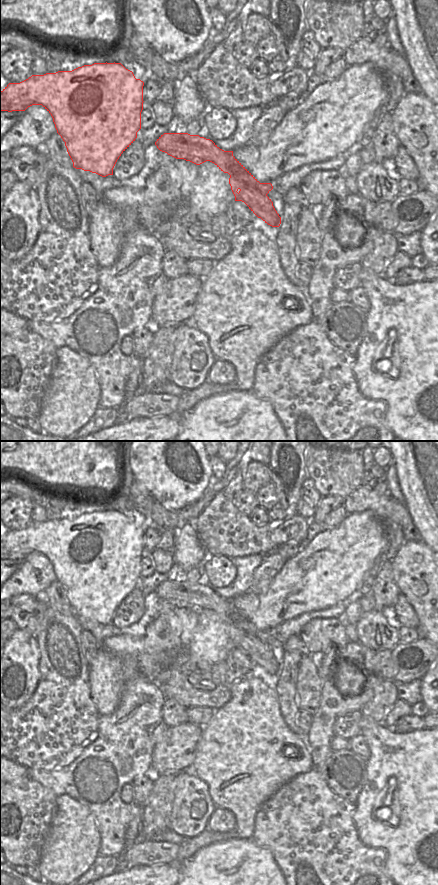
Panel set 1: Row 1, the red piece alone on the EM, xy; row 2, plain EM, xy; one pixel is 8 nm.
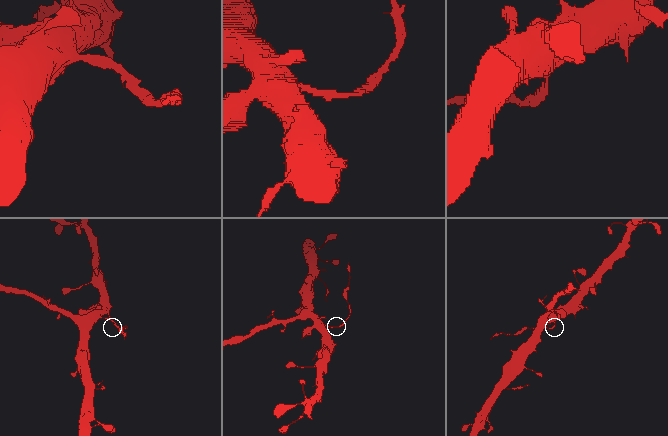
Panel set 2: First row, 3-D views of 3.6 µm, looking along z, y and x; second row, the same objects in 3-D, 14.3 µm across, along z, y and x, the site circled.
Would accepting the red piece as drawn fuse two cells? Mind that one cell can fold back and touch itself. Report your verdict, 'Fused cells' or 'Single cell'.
Fused cells.

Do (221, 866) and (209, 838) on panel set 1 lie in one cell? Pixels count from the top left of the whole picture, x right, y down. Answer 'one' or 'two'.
two

